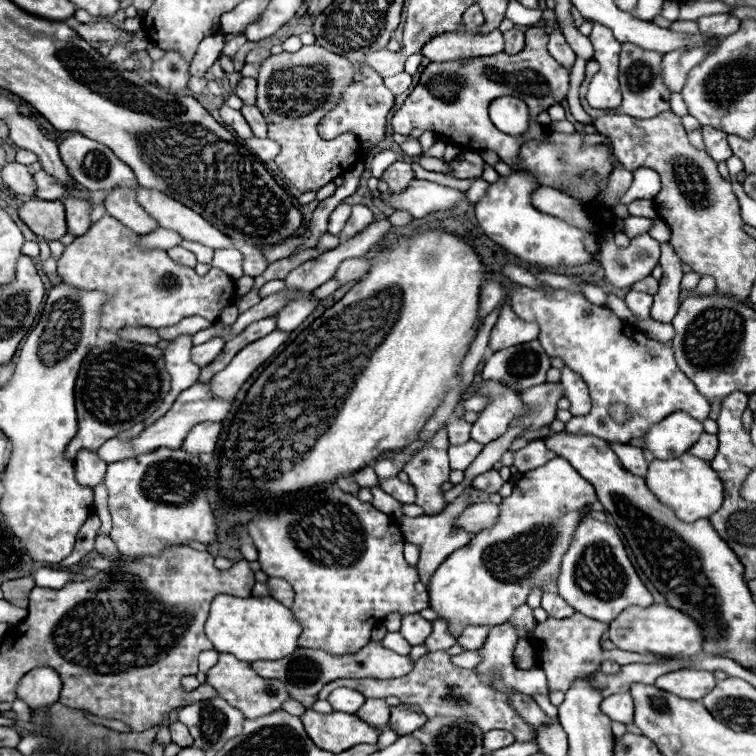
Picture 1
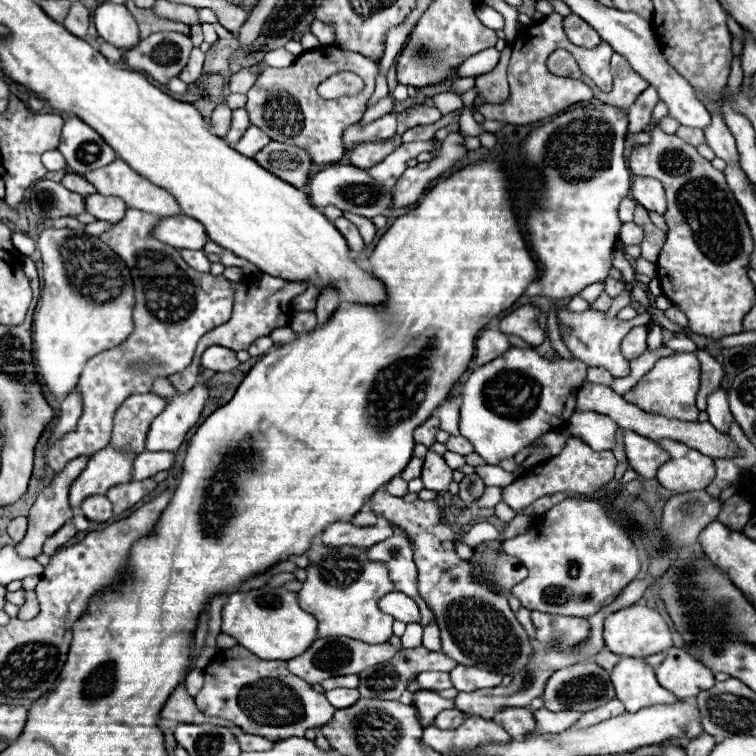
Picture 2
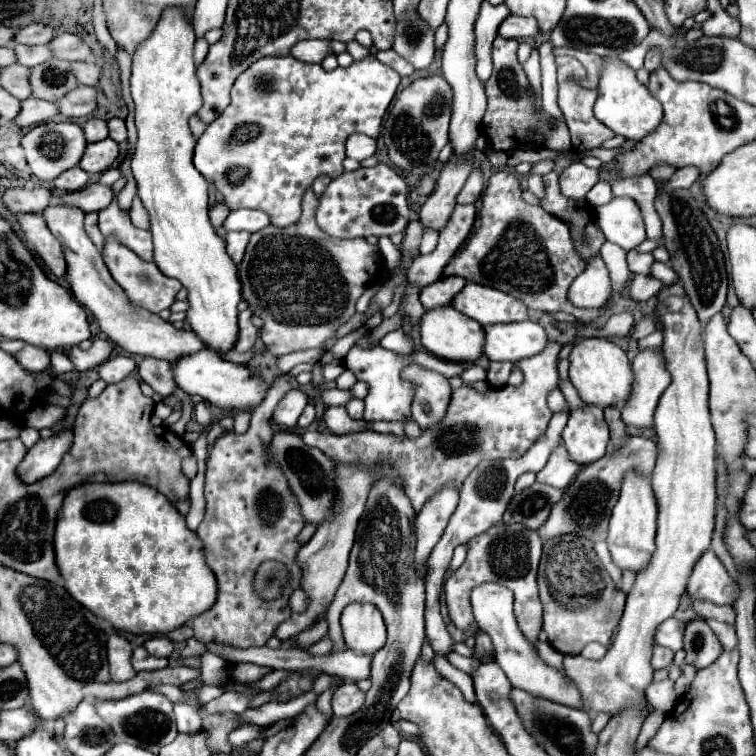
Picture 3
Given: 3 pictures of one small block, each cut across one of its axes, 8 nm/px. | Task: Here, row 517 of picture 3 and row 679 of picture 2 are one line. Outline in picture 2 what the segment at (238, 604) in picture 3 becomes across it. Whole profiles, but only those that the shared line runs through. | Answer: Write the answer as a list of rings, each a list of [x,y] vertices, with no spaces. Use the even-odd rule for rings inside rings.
[[[240,646],[220,650],[214,656],[210,666],[204,670],[204,686],[194,698],[196,706],[206,716],[232,720],[244,732],[264,736],[272,742],[290,736],[304,736],[308,728],[324,726],[336,712],[324,694],[314,692],[310,684],[292,676],[286,662],[260,660]]]

